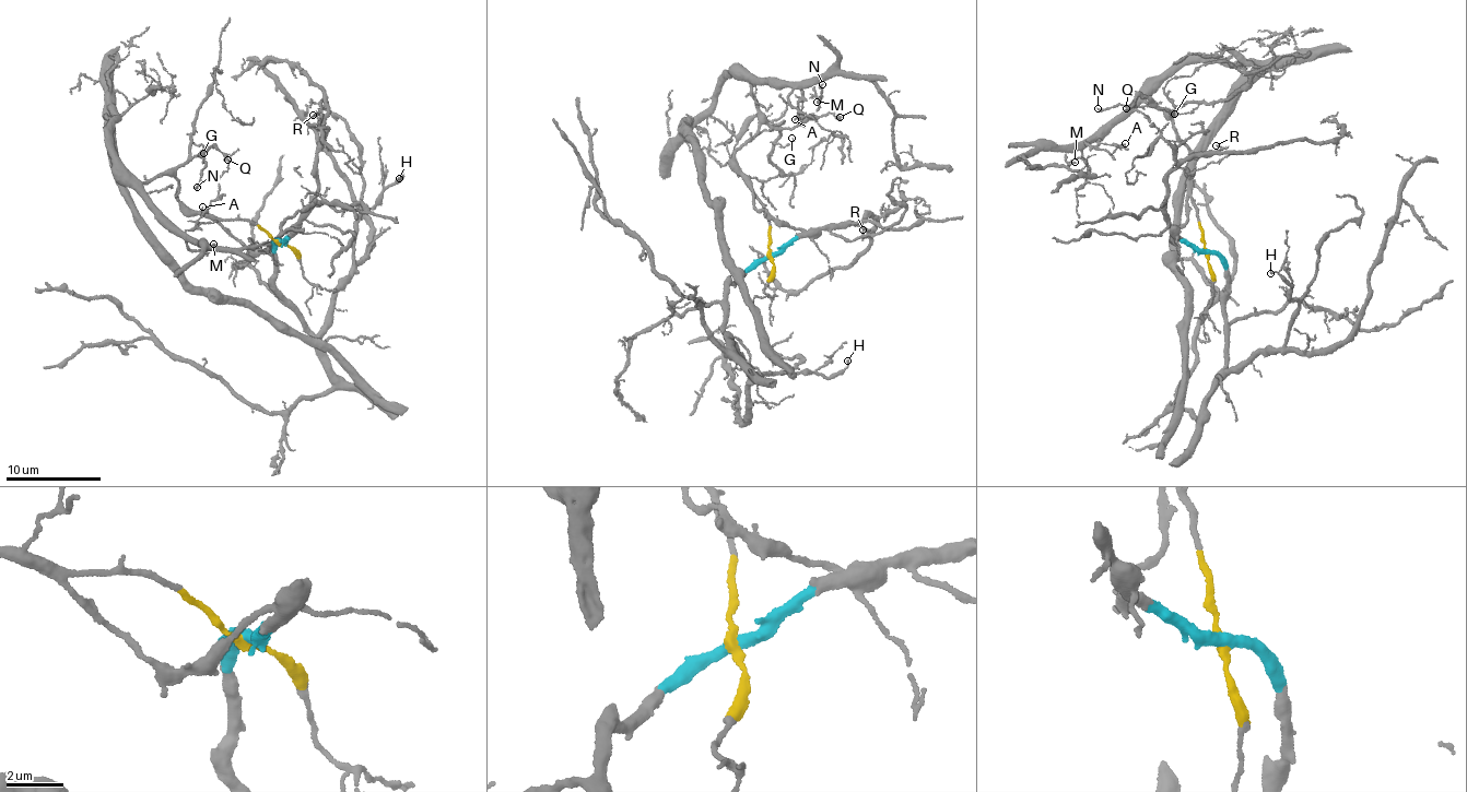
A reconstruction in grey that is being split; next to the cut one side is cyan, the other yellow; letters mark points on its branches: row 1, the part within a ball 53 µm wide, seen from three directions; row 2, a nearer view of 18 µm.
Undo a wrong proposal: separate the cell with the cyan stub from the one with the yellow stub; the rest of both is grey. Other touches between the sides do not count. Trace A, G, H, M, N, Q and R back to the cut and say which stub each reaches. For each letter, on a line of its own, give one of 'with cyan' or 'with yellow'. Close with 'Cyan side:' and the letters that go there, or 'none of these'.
A: with yellow
G: with yellow
H: with cyan
M: with yellow
N: with yellow
Q: with yellow
R: with cyan
Cyan side: H, R

